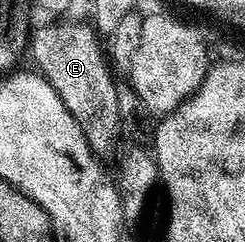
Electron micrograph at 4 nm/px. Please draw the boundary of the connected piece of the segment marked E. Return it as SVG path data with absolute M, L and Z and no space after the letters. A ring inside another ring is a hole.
M49 21L53 22L43 23L37 31L32 31L28 39L28 53L33 53L32 65L49 81L51 88L55 88L59 100L67 104L79 128L83 128L90 146L105 146L116 136L117 129L123 125L123 119L117 99L119 86L118 83L113 83L114 75L111 73L102 39L88 21Z

